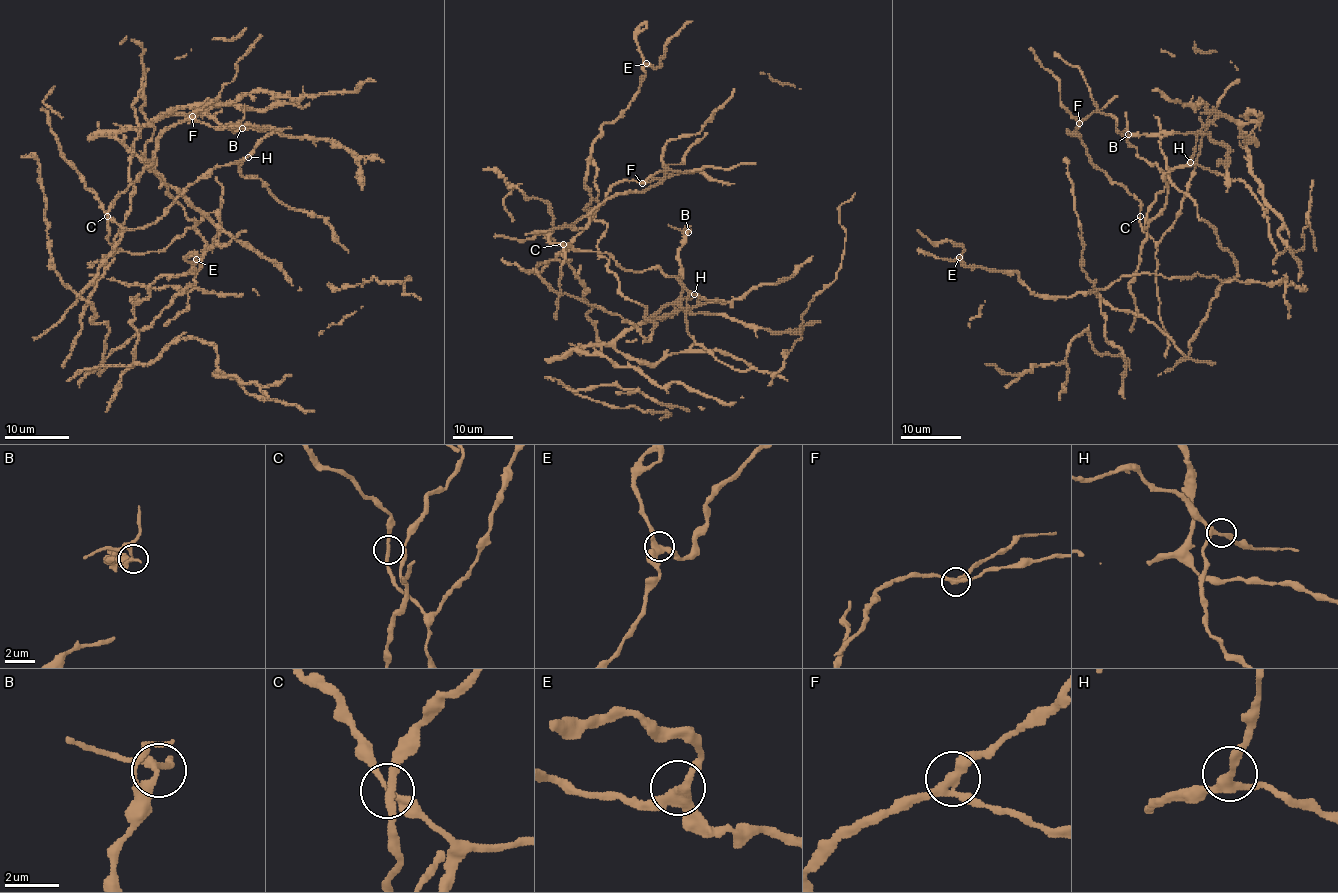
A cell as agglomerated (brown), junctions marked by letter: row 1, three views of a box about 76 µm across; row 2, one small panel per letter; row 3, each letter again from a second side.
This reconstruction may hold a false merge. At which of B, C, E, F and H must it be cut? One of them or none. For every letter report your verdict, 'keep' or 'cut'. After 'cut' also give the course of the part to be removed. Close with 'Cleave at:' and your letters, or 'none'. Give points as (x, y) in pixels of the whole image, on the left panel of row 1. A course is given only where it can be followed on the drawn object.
B: cut; course (241, 128), (238, 123), (220, 127)
C: keep
E: keep
F: keep
H: keep
Cleave at: B

